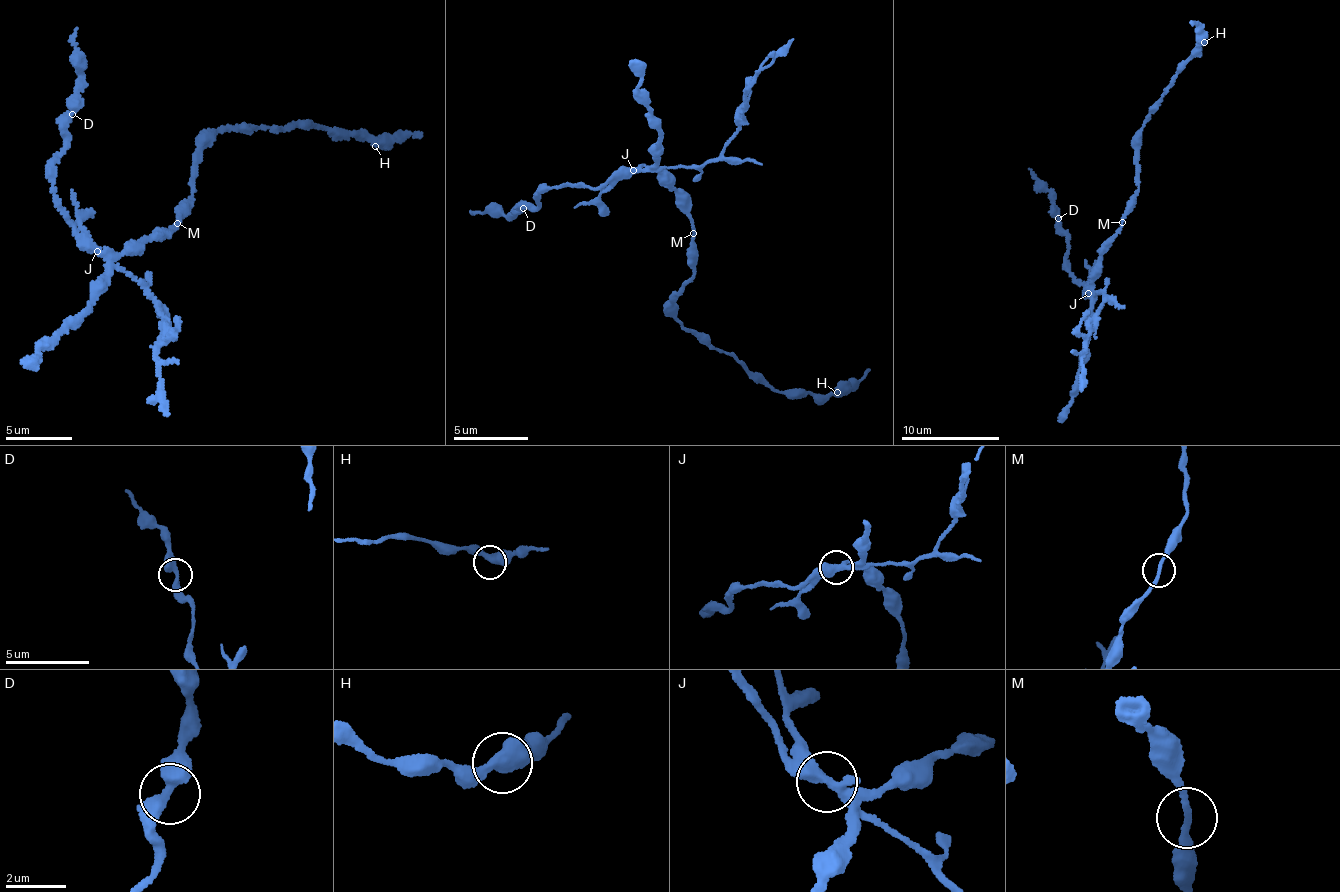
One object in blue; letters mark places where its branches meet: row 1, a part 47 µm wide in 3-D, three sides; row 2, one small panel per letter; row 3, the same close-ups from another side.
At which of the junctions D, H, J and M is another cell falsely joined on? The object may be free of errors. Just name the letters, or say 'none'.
J

